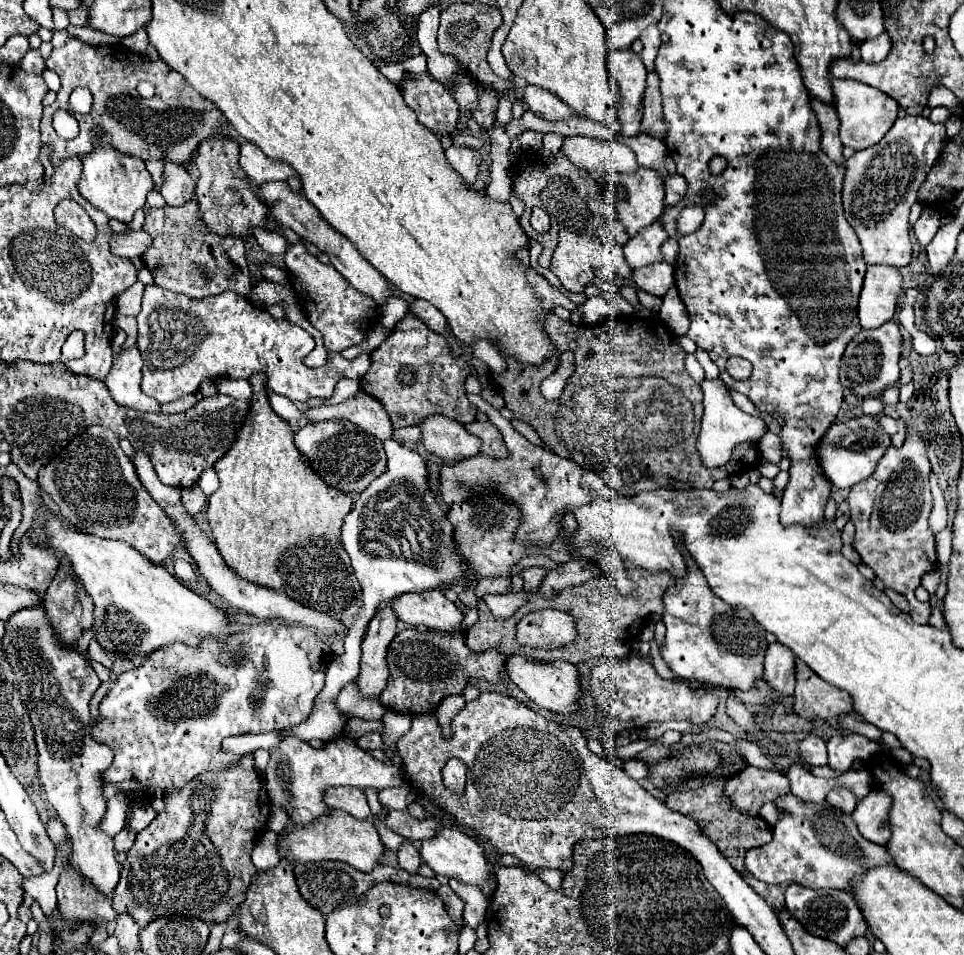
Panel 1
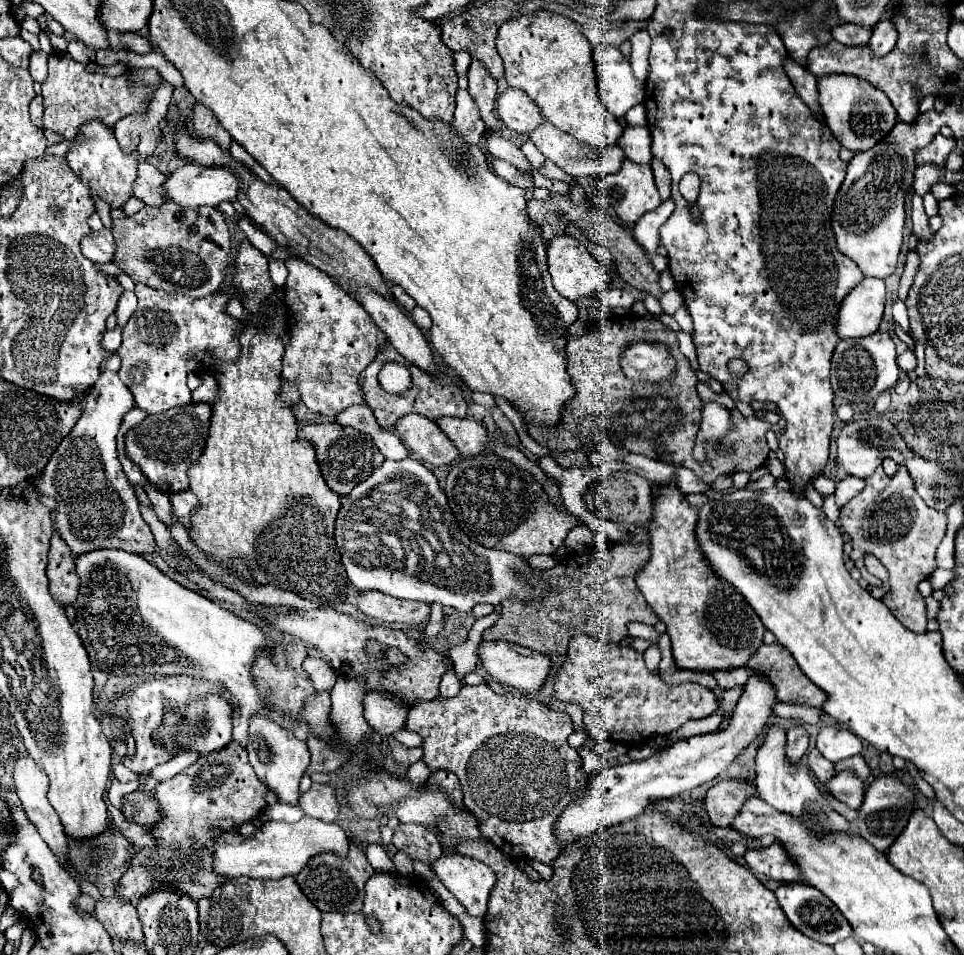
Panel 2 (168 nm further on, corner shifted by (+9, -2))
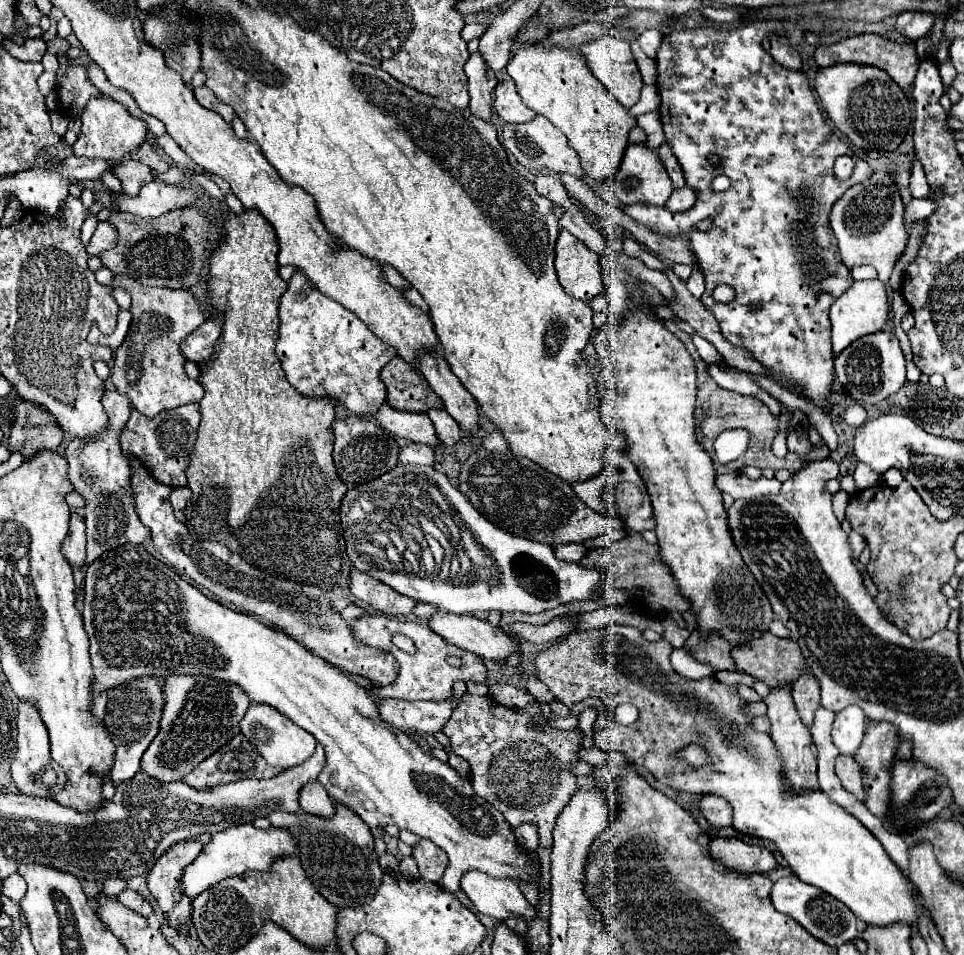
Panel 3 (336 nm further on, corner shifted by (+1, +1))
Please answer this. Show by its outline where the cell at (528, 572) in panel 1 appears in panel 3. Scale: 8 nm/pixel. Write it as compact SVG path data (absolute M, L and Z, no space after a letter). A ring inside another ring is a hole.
M568 543L568 545L560 545L558 549L554 549L554 555L562 561L570 561L570 563L576 563L584 557L586 553L586 547L582 543Z

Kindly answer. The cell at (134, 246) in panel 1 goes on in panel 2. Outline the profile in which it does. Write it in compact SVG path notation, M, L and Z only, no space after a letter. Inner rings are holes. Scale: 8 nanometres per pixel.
M108 228L88 232L80 242L80 250L92 262L110 262L114 258L114 236Z

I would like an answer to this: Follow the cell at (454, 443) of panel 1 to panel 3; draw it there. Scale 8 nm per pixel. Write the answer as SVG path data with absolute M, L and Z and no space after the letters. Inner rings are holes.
M382 405L382 409L376 413L376 419L384 429L388 429L396 437L404 437L414 443L426 443L430 447L440 447L434 425L426 413L408 413L408 411L396 411L388 405Z

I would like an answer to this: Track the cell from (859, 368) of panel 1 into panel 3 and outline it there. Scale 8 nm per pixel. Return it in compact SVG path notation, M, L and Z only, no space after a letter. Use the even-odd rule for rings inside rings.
M878 331L878 333L862 337L860 341L850 343L836 357L836 377L842 383L846 395L858 403L874 405L874 403L890 397L906 381L906 359L902 355L898 337L894 333Z

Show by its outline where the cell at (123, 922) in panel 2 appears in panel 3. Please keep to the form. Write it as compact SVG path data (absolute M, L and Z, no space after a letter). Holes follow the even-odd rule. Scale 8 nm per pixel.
M124 889L120 895L118 895L118 901L122 903L122 905L126 905L128 909L132 909L132 911L136 911L136 913L142 913L144 917L148 917L150 913L152 913L152 907L150 907L150 903L140 895L140 893L136 893L136 891L130 891L130 889Z

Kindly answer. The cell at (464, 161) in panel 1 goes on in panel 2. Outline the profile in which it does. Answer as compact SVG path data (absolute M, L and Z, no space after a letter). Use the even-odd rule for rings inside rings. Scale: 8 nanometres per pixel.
M468 88L458 90L456 94L456 110L454 110L454 128L462 134L470 144L480 144L486 124L478 112L478 104L470 96Z

